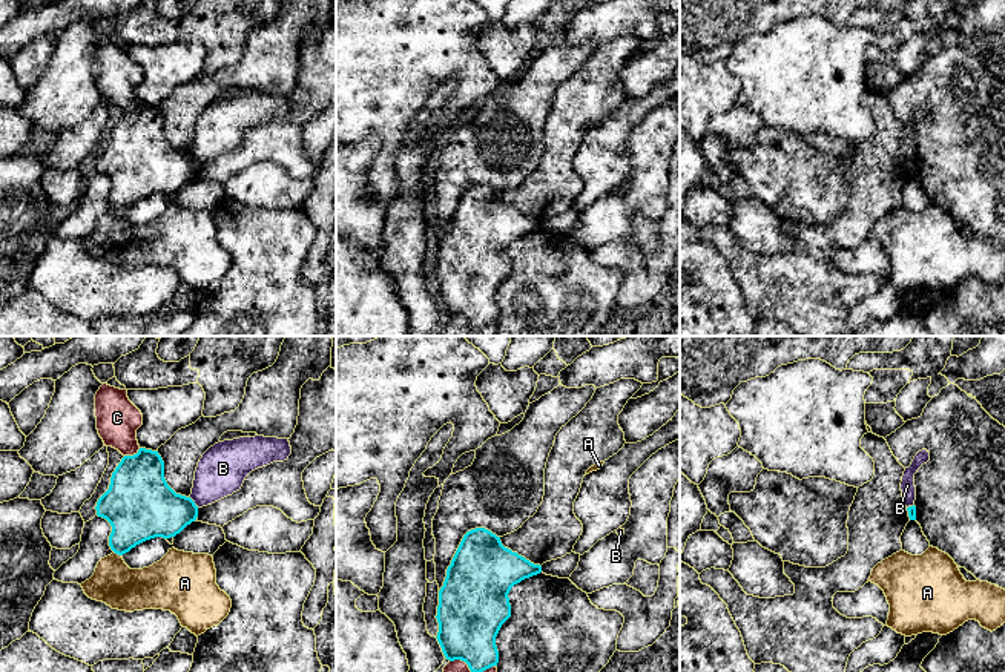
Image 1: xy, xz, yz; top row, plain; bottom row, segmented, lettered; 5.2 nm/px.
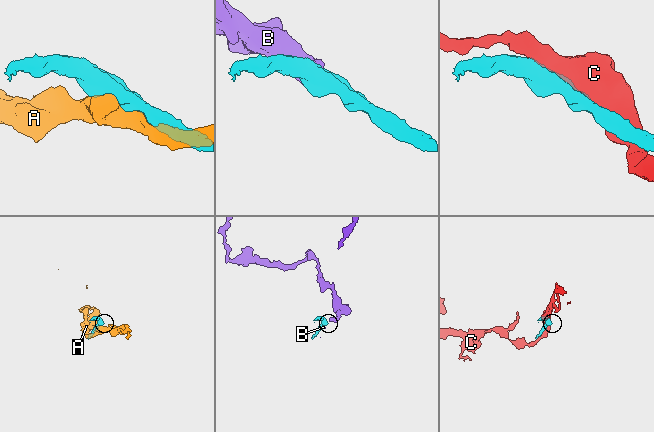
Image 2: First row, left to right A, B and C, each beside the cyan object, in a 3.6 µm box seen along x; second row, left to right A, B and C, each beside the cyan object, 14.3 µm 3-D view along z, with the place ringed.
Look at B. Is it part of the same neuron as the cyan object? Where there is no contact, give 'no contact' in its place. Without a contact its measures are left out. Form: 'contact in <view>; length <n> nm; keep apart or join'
contact in xy; length 80 nm; keep apart

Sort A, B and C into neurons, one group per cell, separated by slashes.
A / B / C

